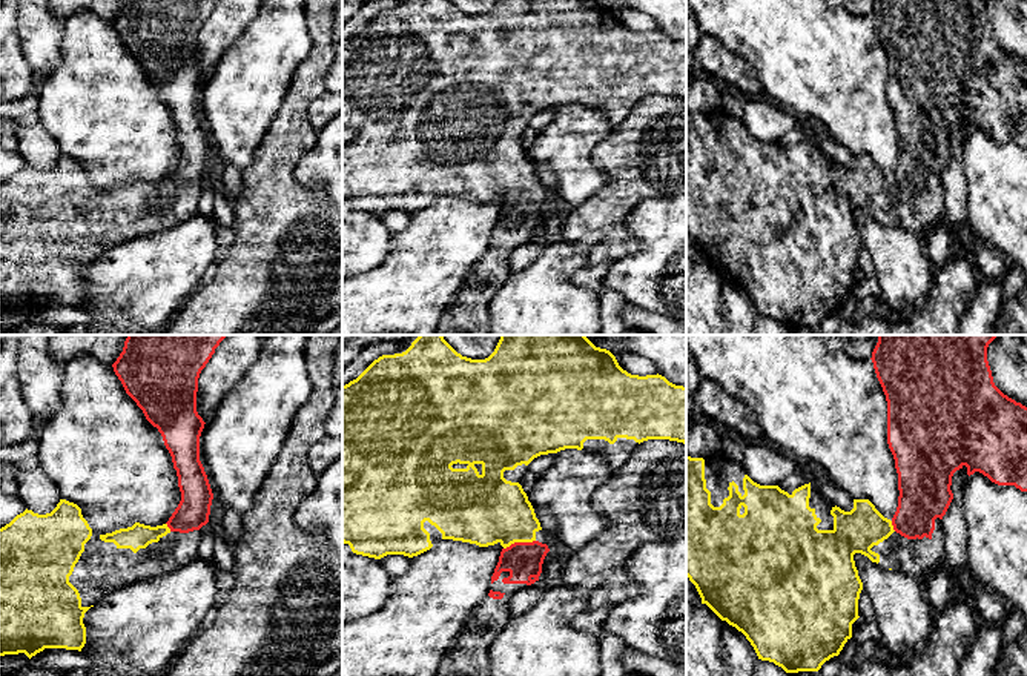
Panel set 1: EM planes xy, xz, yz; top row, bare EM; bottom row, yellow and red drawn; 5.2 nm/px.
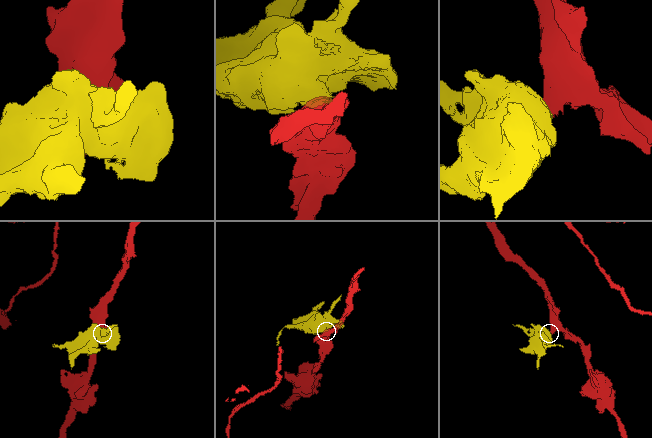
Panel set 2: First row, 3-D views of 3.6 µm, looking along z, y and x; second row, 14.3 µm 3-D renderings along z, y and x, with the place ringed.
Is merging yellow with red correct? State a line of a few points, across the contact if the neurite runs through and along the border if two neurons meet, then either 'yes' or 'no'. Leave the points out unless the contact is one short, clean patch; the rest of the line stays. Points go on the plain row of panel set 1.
line xz (485, 165), (519, 197), (524, 217); yes

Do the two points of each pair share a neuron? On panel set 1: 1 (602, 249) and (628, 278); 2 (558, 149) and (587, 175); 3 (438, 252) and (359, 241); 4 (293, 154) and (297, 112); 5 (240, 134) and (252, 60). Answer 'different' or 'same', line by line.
1: different
2: same
3: different
4: same
5: same

